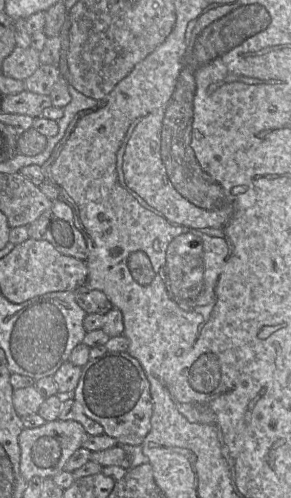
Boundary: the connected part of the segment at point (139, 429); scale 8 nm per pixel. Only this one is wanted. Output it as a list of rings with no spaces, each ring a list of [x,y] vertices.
[[[107,351],[99,357],[90,358],[82,367],[78,385],[71,396],[82,407],[84,414],[99,423],[104,434],[116,439],[118,445],[142,445],[151,429],[153,404],[150,383],[140,362],[127,351]]]

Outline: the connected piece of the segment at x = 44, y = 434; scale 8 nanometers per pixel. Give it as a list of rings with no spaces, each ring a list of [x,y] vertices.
[[[53,420],[36,428],[24,428],[18,438],[20,446],[20,473],[28,482],[33,477],[52,478],[61,471],[70,457],[82,447],[88,434],[84,427],[73,420]]]

